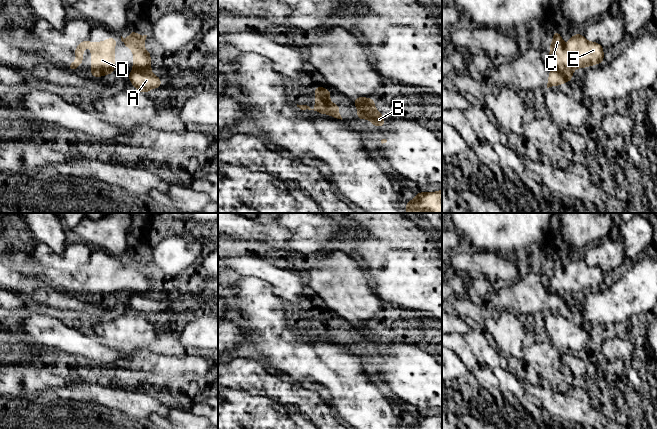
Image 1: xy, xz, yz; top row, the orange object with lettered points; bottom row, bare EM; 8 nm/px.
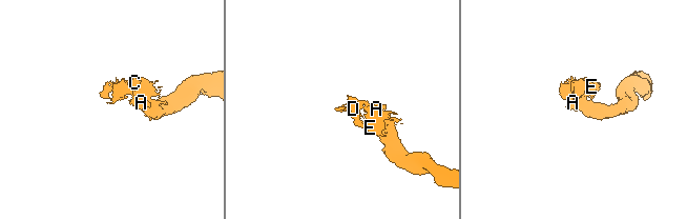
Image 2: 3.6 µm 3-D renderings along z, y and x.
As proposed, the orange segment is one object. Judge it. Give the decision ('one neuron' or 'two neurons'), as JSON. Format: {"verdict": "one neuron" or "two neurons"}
{"verdict": "two neurons"}

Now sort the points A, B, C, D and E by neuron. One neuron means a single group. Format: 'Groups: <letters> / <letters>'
Groups: A / B C D E

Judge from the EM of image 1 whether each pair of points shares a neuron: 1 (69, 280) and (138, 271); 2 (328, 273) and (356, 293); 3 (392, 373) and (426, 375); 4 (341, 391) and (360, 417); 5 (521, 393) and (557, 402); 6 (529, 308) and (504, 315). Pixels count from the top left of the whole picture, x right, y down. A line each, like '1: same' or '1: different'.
1: same
2: same
3: same
4: same
5: different
6: different

